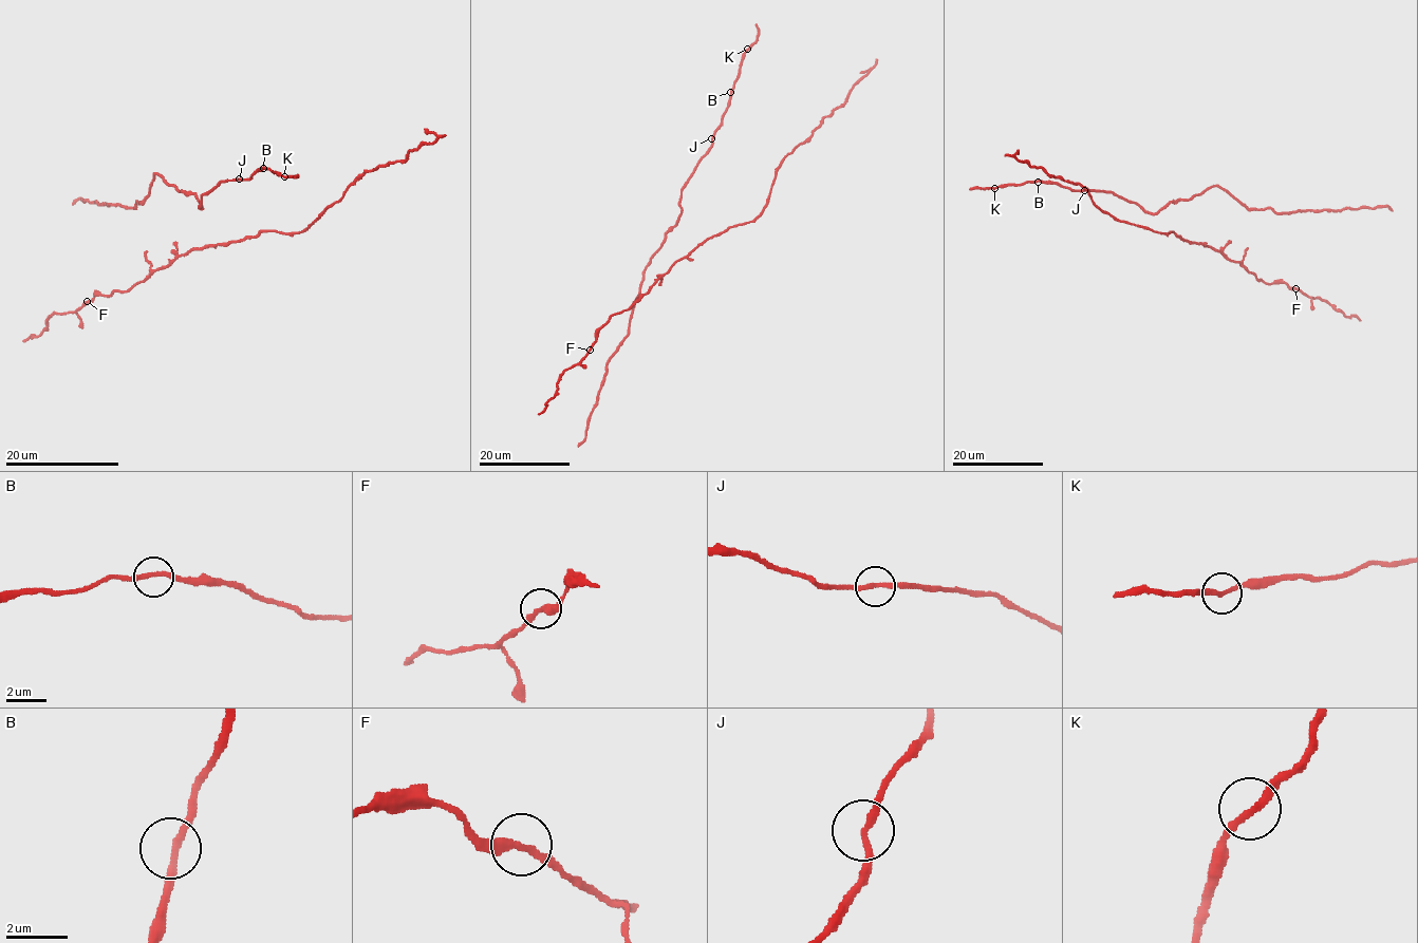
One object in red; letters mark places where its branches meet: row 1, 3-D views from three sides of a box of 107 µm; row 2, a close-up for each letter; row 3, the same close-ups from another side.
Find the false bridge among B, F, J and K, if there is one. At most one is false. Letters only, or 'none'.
none

